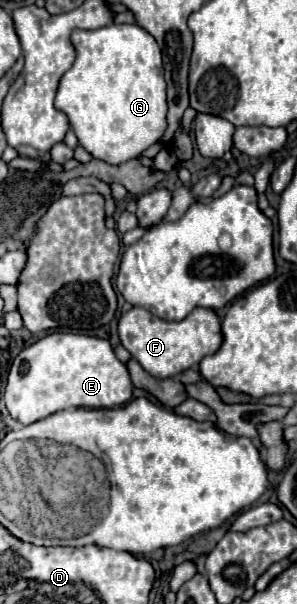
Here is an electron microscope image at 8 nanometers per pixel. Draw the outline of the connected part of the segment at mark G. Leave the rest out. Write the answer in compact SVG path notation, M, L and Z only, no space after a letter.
M110 25L94 31L74 31L72 43L76 47L76 61L60 79L54 107L68 115L78 143L92 157L106 163L126 163L128 159L138 159L150 145L160 141L160 135L168 129L166 81L162 51L156 39L138 25Z

